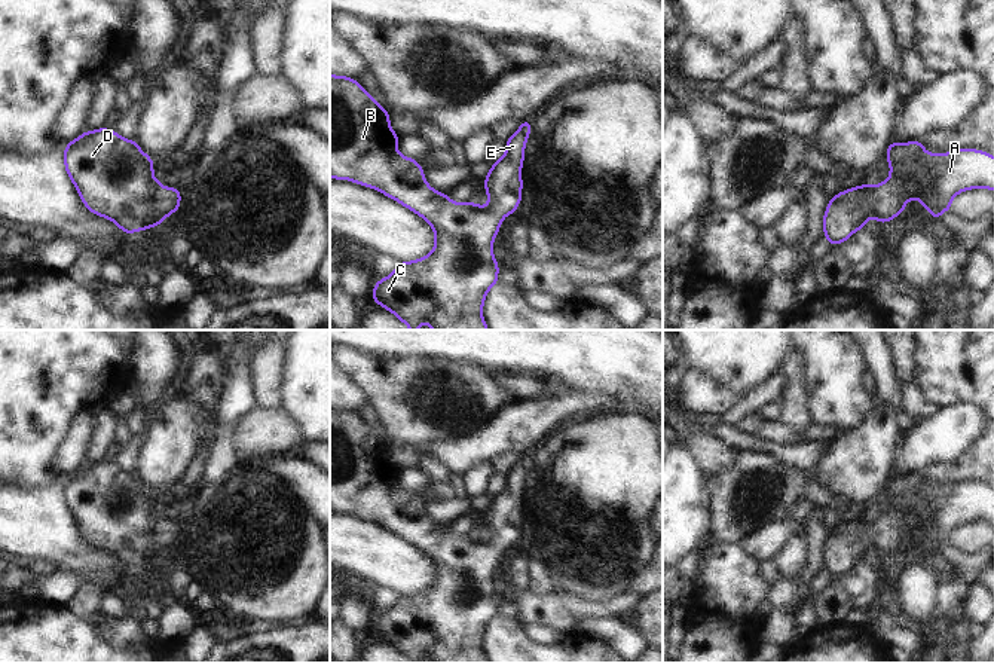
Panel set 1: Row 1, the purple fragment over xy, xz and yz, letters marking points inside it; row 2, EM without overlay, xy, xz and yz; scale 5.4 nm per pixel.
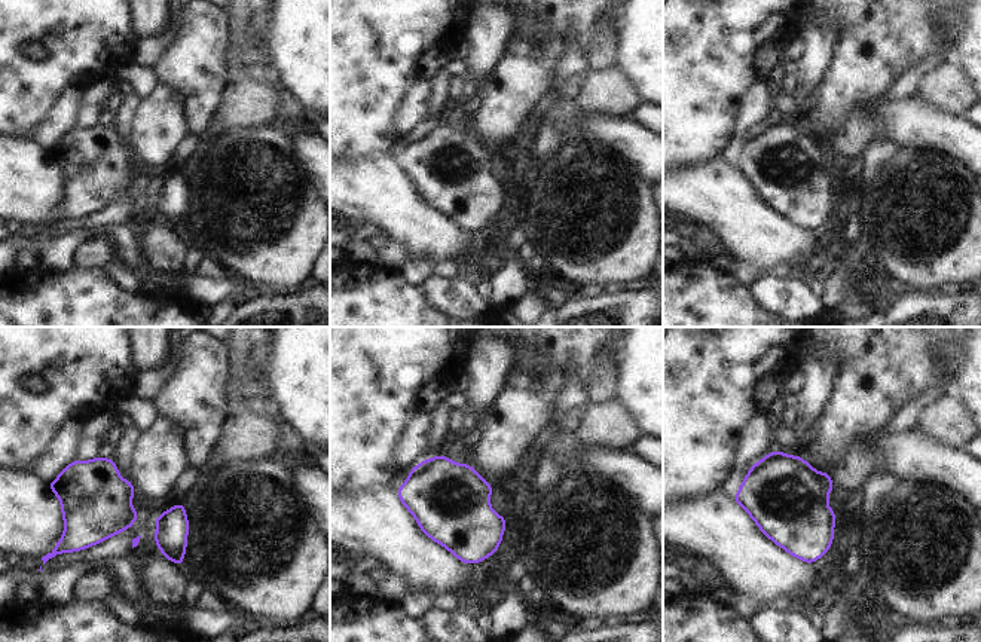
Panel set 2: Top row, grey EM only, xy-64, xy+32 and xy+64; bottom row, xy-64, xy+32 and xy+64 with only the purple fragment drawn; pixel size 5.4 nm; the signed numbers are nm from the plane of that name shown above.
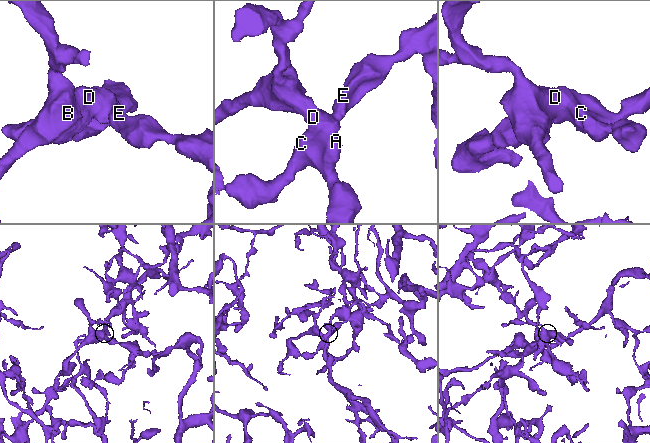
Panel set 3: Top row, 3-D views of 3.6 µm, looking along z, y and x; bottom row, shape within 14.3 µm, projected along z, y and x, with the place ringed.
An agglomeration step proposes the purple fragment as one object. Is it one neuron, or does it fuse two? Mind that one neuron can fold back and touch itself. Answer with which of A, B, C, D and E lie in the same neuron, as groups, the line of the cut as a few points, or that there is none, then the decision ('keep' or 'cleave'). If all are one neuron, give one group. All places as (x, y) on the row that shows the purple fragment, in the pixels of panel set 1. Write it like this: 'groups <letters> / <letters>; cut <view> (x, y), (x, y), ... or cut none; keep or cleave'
groups A B C D E; cut none; keep

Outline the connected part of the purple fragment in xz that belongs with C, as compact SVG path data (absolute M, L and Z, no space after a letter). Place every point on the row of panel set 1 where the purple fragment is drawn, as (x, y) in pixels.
M330 74L330 178L349 180L364 187L371 187L397 201L420 216L432 229L435 242L432 251L418 260L400 262L395 271L373 285L373 300L392 312L410 330L418 330L422 323L432 330L489 330L483 320L483 303L487 291L498 284L499 266L492 251L502 220L516 213L522 202L522 165L524 147L532 132L530 119L505 141L504 156L493 162L483 180L489 204L453 202L447 193L434 190L423 177L423 168L413 158L404 158L397 150L400 135L391 128L389 111L382 109L376 98L368 95L358 80Z

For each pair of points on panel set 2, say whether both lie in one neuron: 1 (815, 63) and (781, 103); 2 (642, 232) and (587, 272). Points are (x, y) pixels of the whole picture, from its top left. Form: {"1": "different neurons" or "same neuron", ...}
{"1": "same neuron", "2": "same neuron"}

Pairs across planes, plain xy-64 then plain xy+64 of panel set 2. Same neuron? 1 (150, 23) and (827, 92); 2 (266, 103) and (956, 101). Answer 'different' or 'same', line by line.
1: different
2: same

